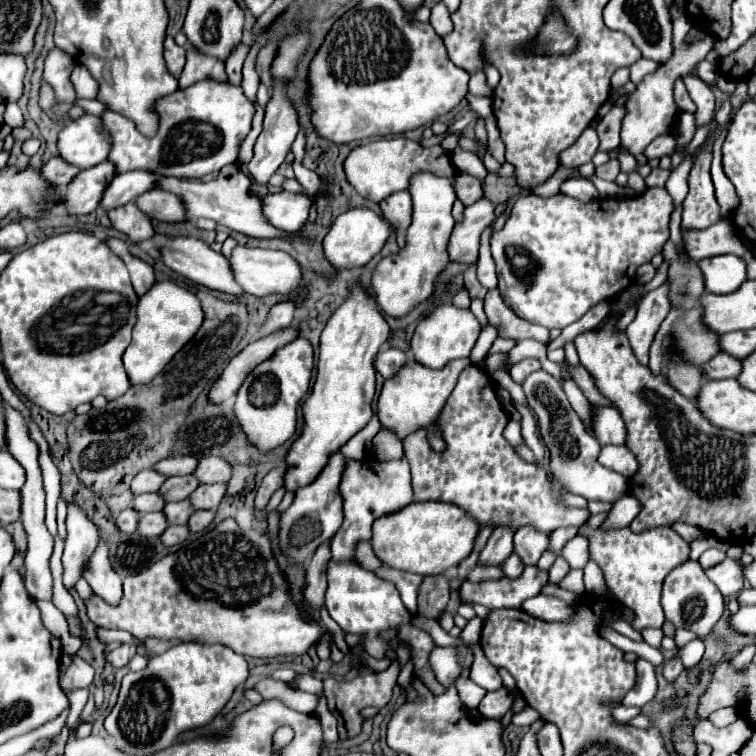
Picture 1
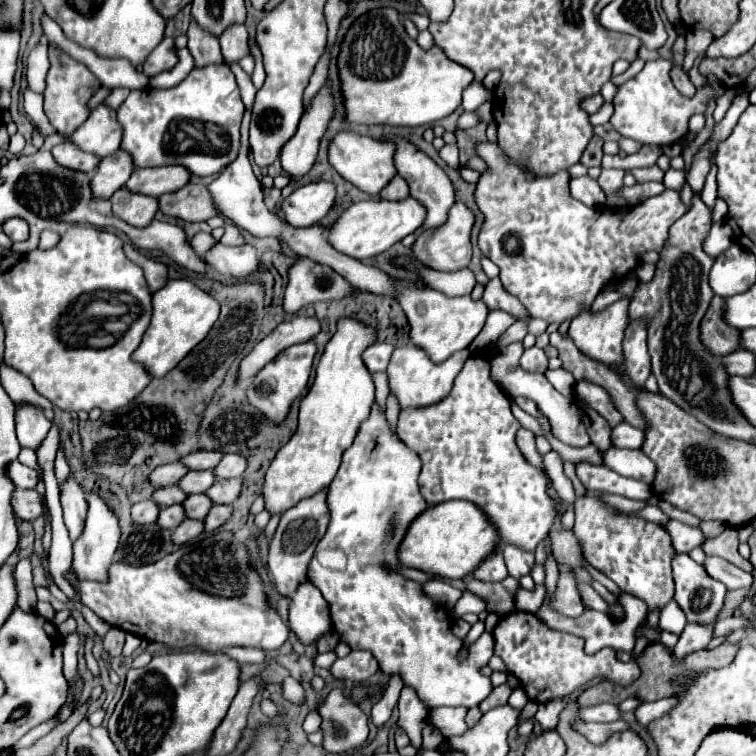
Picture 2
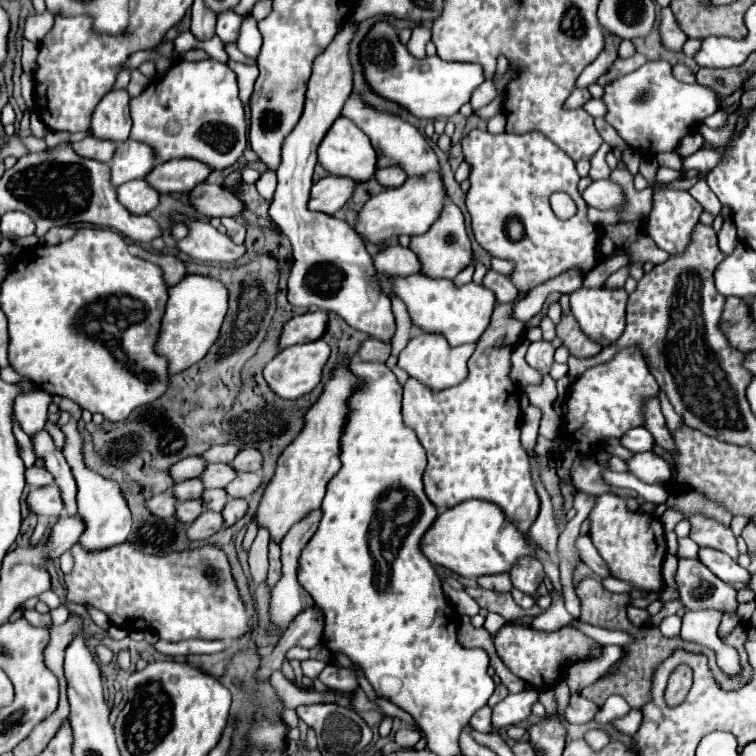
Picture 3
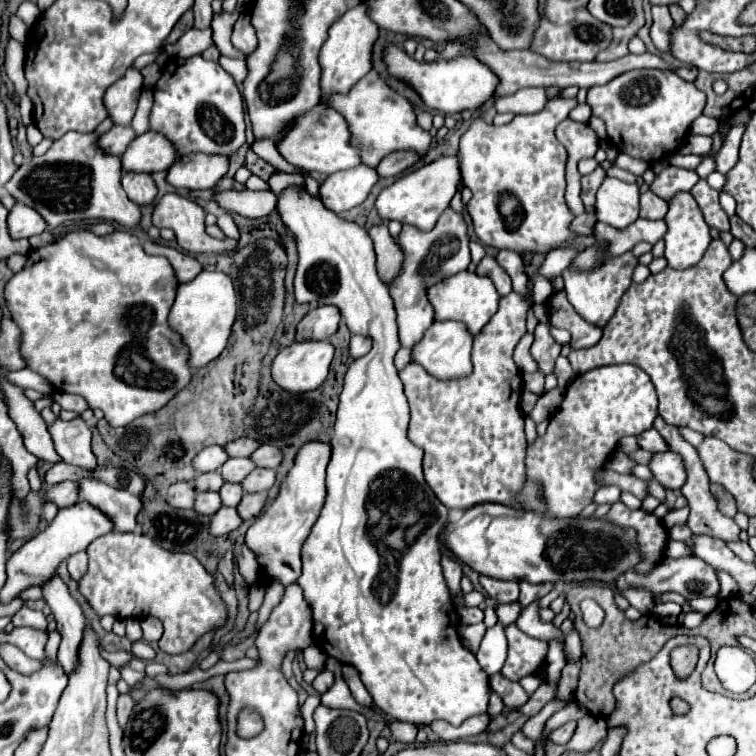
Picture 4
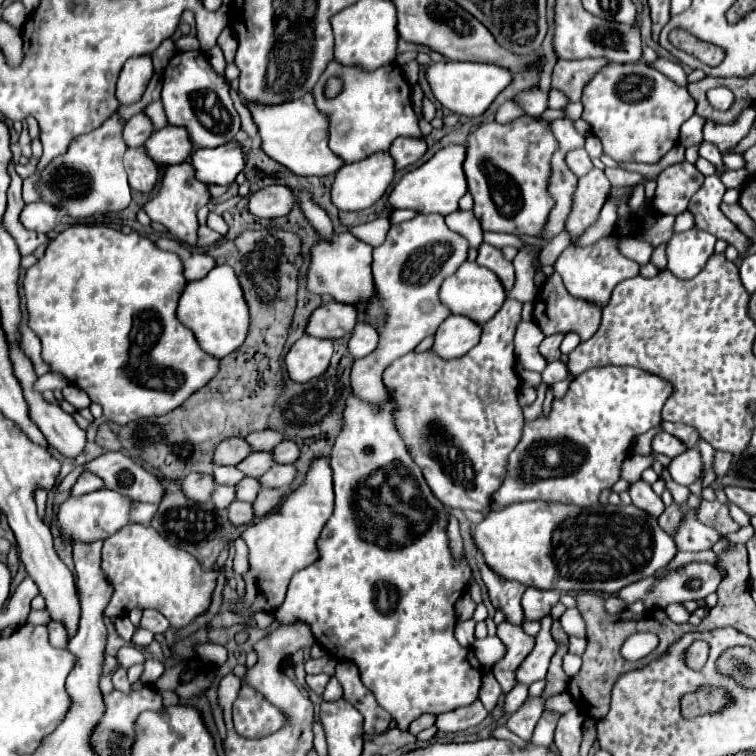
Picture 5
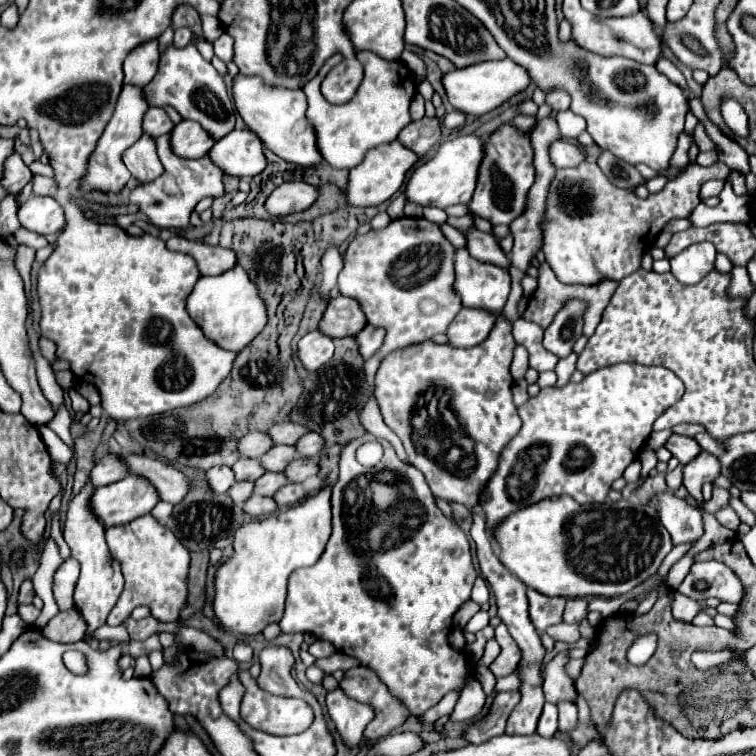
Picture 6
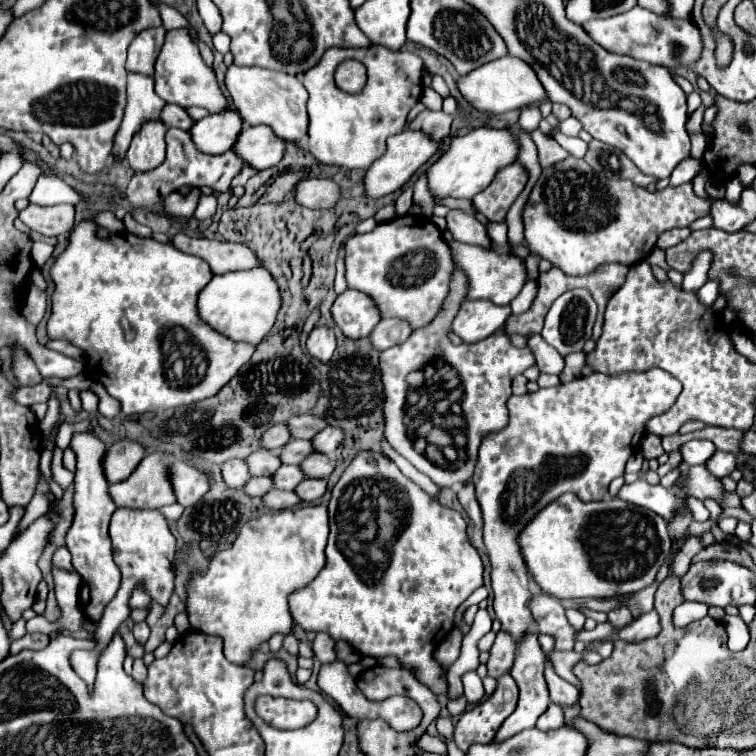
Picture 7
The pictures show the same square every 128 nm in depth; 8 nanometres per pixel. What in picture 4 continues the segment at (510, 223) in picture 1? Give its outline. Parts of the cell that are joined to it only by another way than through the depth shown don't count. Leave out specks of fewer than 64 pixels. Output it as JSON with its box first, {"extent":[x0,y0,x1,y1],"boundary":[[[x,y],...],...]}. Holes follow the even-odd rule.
{"extent":[458,98,712,270],"boundary":[[[554,98],[548,100],[544,110],[514,116],[504,126],[486,124],[482,117],[477,117],[462,134],[458,151],[460,172],[464,186],[474,194],[466,208],[472,216],[474,230],[484,244],[516,252],[550,252],[558,246],[570,246],[568,240],[574,238],[574,234],[568,228],[572,214],[564,200],[566,148],[556,140],[554,130],[574,106],[576,100]],[[680,192],[680,196],[672,198],[668,204],[670,204],[670,210],[664,218],[668,224],[668,232],[664,236],[664,240],[666,240],[664,256],[666,256],[670,268],[686,270],[686,268],[692,268],[692,264],[698,264],[700,258],[704,256],[708,244],[712,242],[710,228],[708,228],[708,224],[704,224],[704,218],[700,216],[700,208],[696,208],[696,200],[692,200],[692,194]],[[502,194],[516,196],[522,206],[524,218],[516,228],[506,226],[506,220],[498,210]]]}

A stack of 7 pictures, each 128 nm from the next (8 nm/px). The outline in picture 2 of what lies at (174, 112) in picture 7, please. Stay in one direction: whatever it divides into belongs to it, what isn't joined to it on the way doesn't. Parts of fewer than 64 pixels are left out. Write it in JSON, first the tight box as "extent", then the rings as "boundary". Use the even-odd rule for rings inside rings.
{"extent":[52,140,100,174],"boundary":[[[68,140],[58,144],[58,146],[54,146],[52,156],[56,158],[58,164],[64,164],[66,168],[78,168],[78,170],[88,172],[88,174],[94,174],[94,170],[100,164],[98,156],[72,146],[72,142],[68,142]]]}

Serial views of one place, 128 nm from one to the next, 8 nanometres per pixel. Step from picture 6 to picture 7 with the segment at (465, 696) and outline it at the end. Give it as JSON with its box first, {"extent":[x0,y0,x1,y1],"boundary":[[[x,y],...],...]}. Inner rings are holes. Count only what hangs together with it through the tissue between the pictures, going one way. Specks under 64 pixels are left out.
{"extent":[462,670,484,702],"boundary":[[[470,670],[462,676],[462,684],[464,684],[464,694],[466,694],[468,702],[478,702],[478,700],[484,698],[482,680],[478,678],[478,674],[474,670]]]}

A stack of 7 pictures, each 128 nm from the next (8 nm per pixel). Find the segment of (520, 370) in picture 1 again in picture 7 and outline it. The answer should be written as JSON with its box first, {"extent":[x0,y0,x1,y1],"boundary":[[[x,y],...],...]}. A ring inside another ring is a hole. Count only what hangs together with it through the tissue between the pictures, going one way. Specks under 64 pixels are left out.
{"extent":[542,288,598,356],"boundary":[[[584,288],[568,290],[548,310],[542,338],[550,346],[554,346],[562,356],[566,356],[570,352],[580,352],[584,348],[584,344],[592,338],[592,326],[596,322],[596,312],[598,312],[598,306],[588,290],[584,290]]]}

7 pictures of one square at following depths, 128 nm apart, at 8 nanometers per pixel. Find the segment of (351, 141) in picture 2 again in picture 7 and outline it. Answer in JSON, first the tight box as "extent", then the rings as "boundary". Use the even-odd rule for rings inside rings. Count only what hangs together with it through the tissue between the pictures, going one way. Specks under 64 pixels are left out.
{"extent":[224,64,308,142],"boundary":[[[232,64],[224,78],[226,90],[232,96],[232,102],[240,116],[244,116],[244,122],[254,124],[268,124],[274,128],[276,136],[288,140],[288,142],[300,142],[302,136],[306,136],[308,130],[308,114],[306,114],[306,100],[308,92],[298,76],[276,72],[268,68],[244,68]]]}

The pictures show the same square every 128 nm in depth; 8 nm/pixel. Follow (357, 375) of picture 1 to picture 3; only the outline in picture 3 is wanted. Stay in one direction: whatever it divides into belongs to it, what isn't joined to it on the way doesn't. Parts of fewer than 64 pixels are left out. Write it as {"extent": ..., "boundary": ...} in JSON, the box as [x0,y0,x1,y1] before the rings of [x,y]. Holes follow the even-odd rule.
{"extent":[256,366,356,544],"boundary":[[[348,366],[332,370],[332,378],[326,384],[320,400],[308,412],[308,424],[304,432],[284,450],[272,482],[266,486],[256,512],[256,524],[266,528],[276,544],[288,534],[288,530],[306,518],[312,510],[320,508],[328,480],[340,470],[340,428],[344,428],[344,414],[348,414],[346,400],[352,394],[356,378],[348,372]]]}

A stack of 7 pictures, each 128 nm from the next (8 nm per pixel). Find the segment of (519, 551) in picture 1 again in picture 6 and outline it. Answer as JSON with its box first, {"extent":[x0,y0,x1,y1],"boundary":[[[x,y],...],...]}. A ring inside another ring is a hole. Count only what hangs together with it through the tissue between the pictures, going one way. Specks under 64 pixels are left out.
{"extent":[528,588,566,632],"boundary":[[[530,588],[528,602],[530,602],[530,620],[538,632],[546,632],[548,626],[562,622],[564,604],[566,604],[564,598],[550,598]]]}

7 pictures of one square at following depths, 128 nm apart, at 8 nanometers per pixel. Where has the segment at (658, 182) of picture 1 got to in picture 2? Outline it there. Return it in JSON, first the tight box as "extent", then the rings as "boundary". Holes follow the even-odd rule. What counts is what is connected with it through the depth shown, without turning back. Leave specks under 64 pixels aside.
{"extent":[632,164,664,182],"boundary":[[[654,164],[654,166],[648,166],[648,168],[634,168],[632,174],[636,176],[638,182],[650,182],[650,180],[660,182],[662,176],[664,176],[664,170],[660,170],[660,168]]]}

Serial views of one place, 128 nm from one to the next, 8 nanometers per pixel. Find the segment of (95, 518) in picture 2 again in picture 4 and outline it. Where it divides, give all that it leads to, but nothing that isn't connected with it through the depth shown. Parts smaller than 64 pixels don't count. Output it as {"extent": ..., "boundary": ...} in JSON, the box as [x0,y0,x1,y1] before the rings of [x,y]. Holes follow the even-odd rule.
{"extent":[48,418,142,532],"boundary":[[[56,418],[48,426],[48,432],[52,436],[52,442],[54,442],[58,456],[64,462],[78,464],[86,470],[92,470],[96,466],[94,454],[90,450],[92,432],[84,420],[70,420],[68,422],[68,420]],[[80,480],[80,500],[88,500],[90,504],[96,504],[102,512],[108,512],[112,516],[116,530],[120,532],[132,532],[136,528],[136,516],[142,510],[142,500],[112,488],[100,480]]]}

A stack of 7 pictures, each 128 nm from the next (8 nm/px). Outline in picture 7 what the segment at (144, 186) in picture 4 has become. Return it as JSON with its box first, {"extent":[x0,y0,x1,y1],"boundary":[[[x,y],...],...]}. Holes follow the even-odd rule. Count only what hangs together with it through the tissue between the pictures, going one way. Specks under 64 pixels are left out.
{"extent":[126,120,166,172],"boundary":[[[146,120],[134,134],[126,158],[136,172],[146,172],[164,162],[166,126],[162,120]]]}

